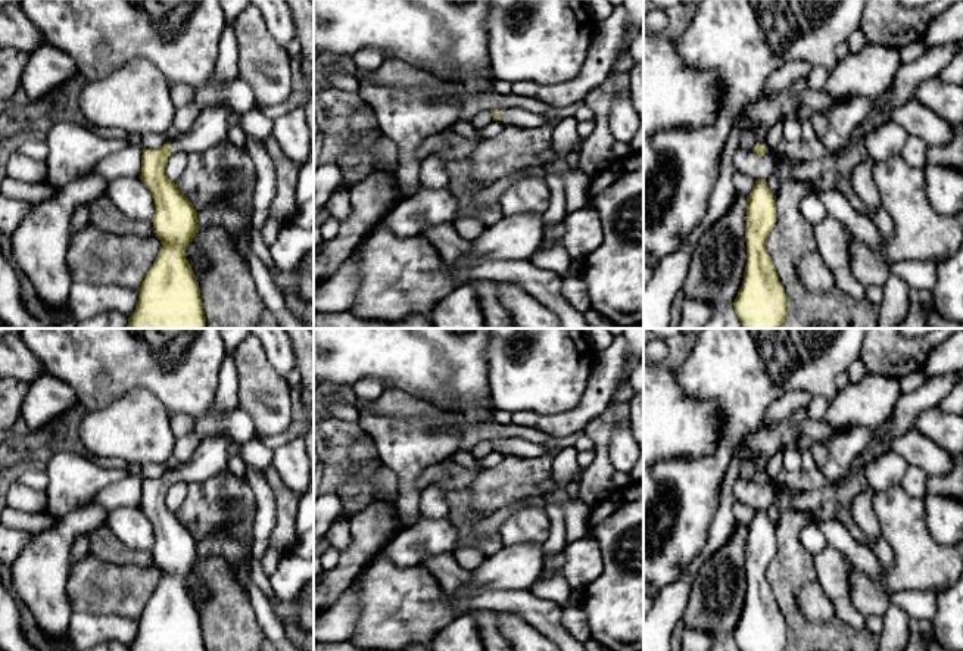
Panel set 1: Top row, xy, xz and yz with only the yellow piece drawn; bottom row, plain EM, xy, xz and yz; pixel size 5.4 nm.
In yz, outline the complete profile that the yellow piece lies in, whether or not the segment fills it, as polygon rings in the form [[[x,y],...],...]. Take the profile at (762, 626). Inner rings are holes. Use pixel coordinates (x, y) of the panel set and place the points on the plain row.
[[[755,510],[747,526],[747,597],[732,633],[739,651],[785,651],[788,645],[785,617],[766,576],[776,548],[776,526],[766,510]]]

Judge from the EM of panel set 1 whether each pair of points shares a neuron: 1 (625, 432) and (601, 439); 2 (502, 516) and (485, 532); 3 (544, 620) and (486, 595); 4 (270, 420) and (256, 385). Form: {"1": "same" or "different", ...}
{"1": "different", "2": "same", "3": "same", "4": "same"}

